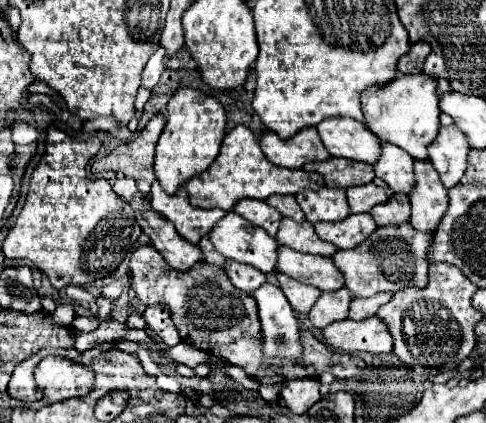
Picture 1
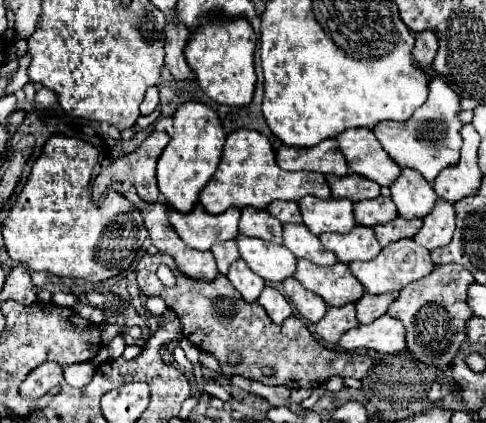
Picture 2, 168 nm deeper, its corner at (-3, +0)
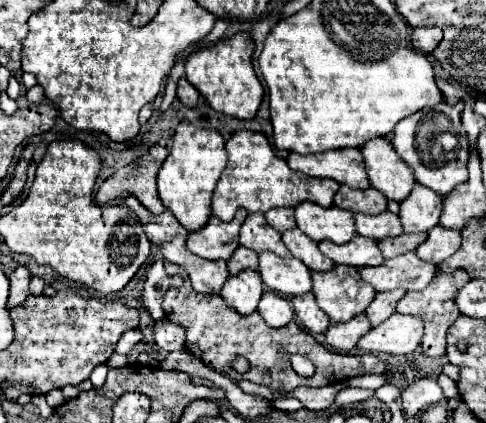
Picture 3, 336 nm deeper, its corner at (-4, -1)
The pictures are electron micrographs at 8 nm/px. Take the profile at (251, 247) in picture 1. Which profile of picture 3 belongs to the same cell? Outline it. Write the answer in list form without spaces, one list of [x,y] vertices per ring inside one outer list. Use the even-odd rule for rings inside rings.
[[[262,252],[260,276],[270,290],[284,296],[300,296],[312,290],[312,272],[294,256],[280,258],[272,252]]]

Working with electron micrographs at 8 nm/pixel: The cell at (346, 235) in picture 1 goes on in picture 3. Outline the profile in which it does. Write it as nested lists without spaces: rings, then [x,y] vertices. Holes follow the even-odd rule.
[[[358,234],[346,244],[334,244],[334,242],[324,240],[318,244],[318,248],[334,264],[362,268],[362,266],[380,266],[384,262],[376,240],[368,240]]]

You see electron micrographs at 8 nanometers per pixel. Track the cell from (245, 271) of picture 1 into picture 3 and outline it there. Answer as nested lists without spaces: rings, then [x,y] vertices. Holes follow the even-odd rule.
[[[242,270],[238,276],[230,276],[220,292],[224,302],[242,316],[248,316],[256,310],[262,296],[262,278],[254,270]]]

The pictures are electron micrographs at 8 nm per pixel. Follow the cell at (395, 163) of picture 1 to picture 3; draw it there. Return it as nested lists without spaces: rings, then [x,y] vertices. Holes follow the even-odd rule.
[[[416,184],[412,194],[400,204],[400,220],[406,234],[428,232],[438,224],[442,214],[442,196]]]

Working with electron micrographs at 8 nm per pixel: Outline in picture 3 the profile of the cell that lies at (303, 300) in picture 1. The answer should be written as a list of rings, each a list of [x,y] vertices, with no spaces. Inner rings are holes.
[[[312,292],[302,294],[302,296],[294,296],[292,298],[292,308],[298,316],[298,320],[304,324],[304,328],[310,334],[324,334],[330,326],[330,318],[318,308],[316,298]]]

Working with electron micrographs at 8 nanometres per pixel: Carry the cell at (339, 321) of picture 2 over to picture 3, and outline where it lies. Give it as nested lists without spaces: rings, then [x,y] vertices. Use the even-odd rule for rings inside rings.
[[[360,314],[360,316],[352,318],[352,320],[348,320],[348,322],[330,324],[330,328],[326,330],[326,342],[334,350],[350,352],[352,348],[356,348],[360,336],[368,334],[370,328],[372,328],[372,324],[366,318],[366,314]]]

